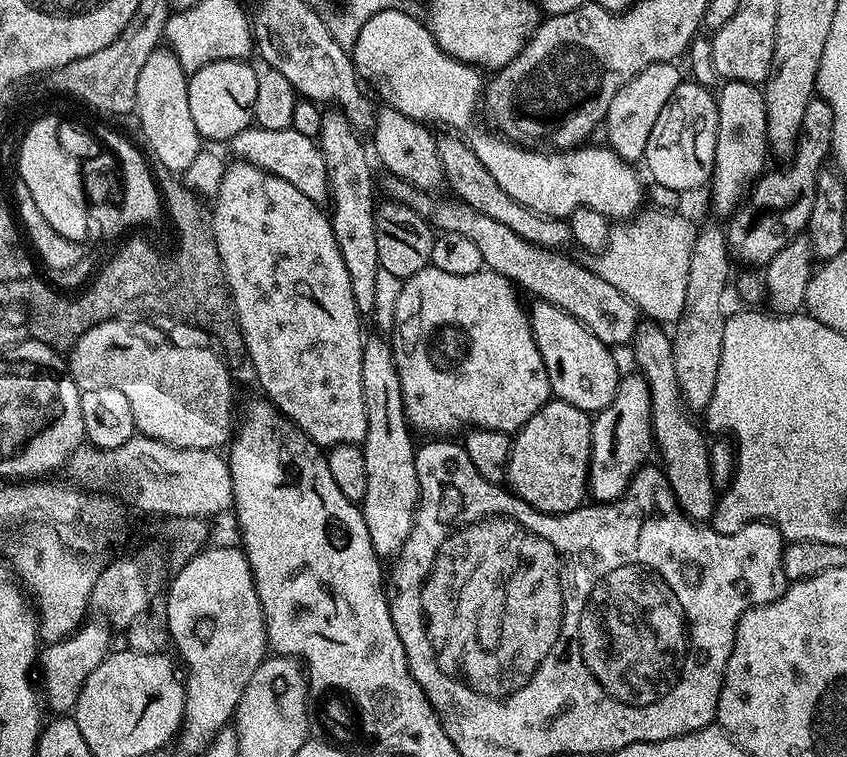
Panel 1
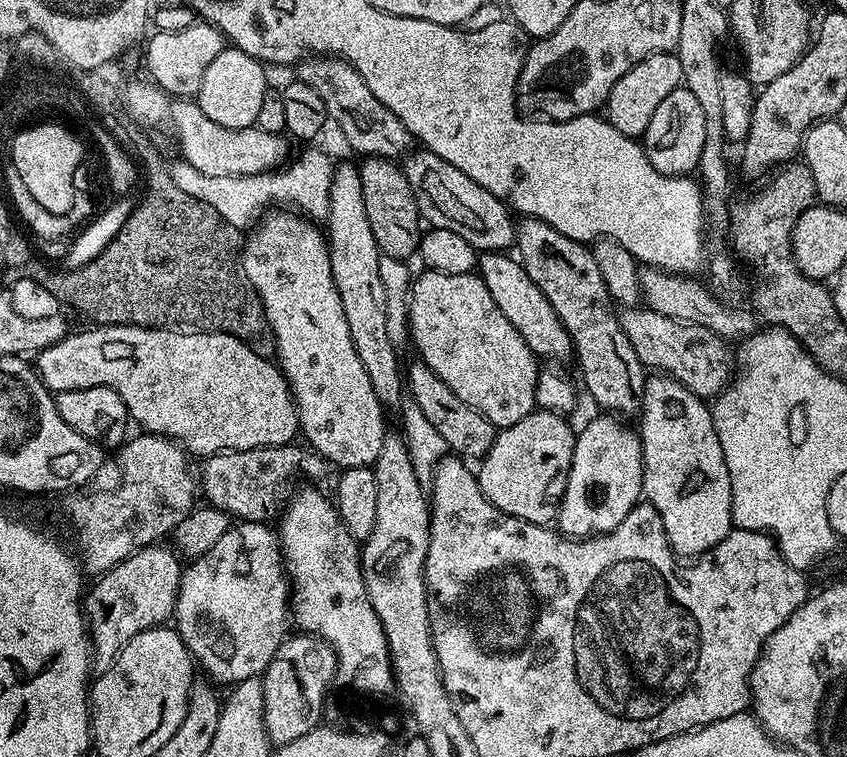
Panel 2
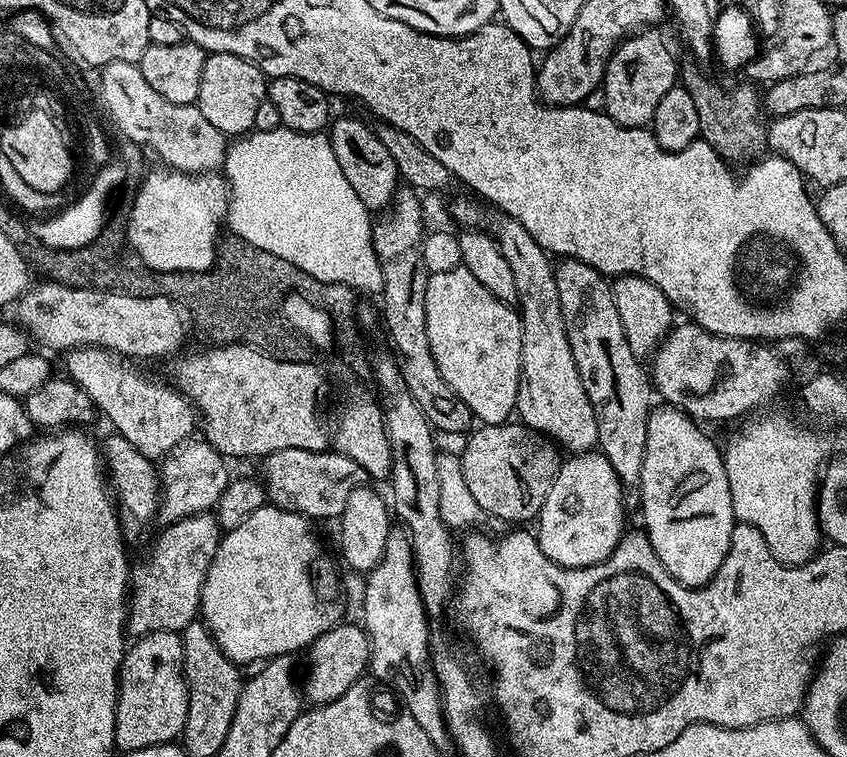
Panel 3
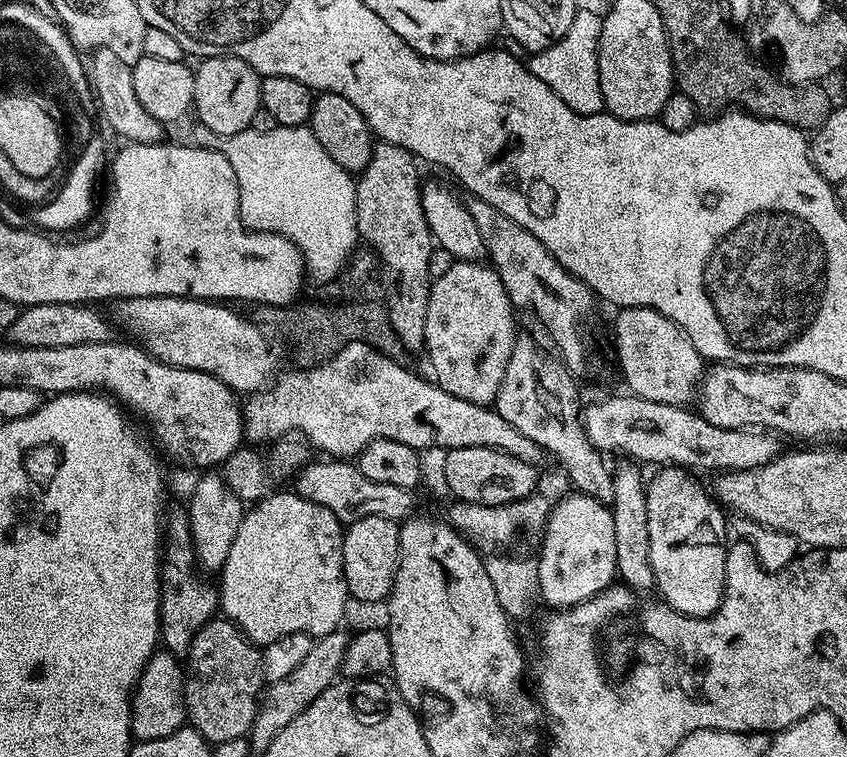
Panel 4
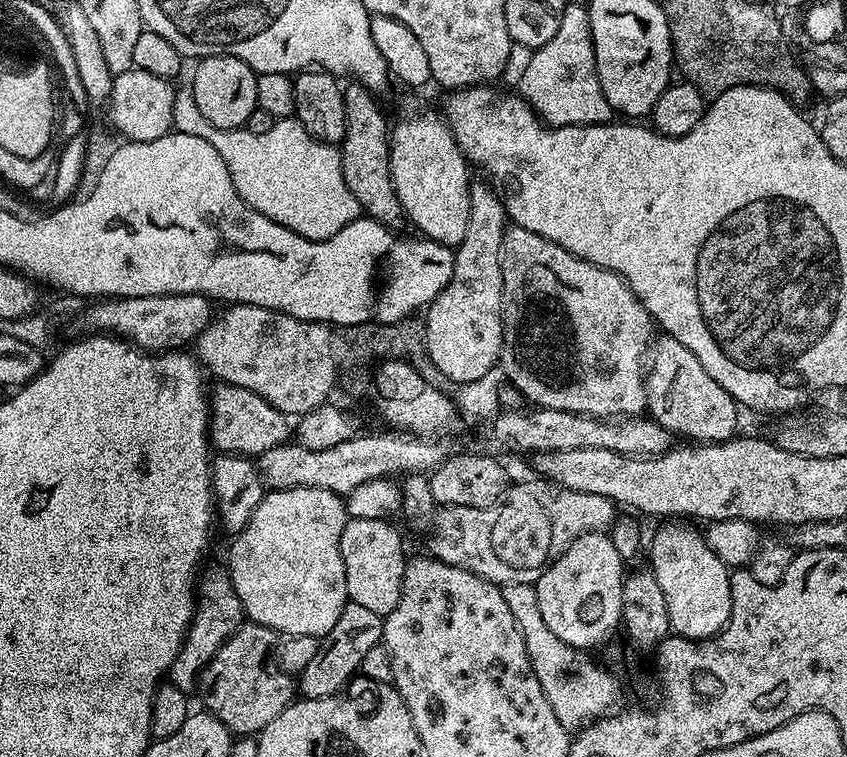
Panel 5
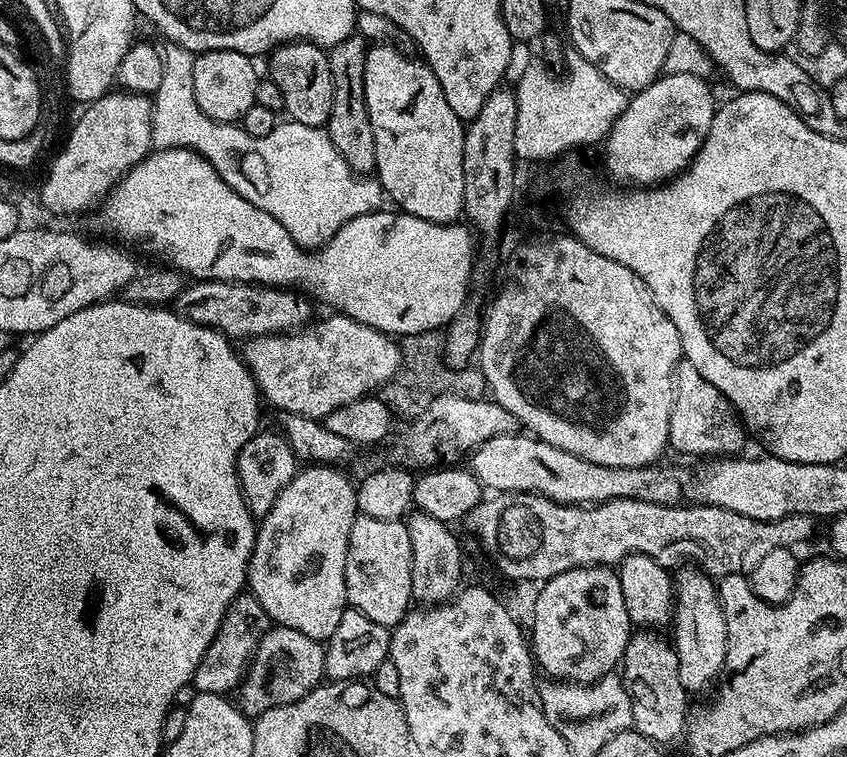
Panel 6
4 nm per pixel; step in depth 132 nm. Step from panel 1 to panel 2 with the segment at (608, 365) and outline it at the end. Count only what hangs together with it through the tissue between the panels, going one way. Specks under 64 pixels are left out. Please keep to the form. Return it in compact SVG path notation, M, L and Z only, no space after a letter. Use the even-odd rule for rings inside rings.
M507 251L502 252L482 252L478 256L478 274L482 282L486 282L486 290L490 290L490 298L494 298L494 303L502 314L506 314L506 319L510 321L510 326L522 334L526 346L537 358L543 358L548 362L564 362L564 359L573 355L572 339L562 326L558 314L550 306L546 294L530 282L530 274L526 274L524 265L520 263L515 255Z

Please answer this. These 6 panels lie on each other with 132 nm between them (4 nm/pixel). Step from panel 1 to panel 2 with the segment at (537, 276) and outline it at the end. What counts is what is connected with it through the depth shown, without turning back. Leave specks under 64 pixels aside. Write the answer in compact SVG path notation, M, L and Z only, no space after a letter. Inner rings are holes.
M628 306L619 313L622 330L630 338L630 346L634 346L634 354L644 363L645 369L656 374L673 376L686 390L690 390L695 396L701 398L715 398L728 387L734 376L734 352L729 341L712 333L703 325L688 324L668 318L664 314L656 313L647 306Z

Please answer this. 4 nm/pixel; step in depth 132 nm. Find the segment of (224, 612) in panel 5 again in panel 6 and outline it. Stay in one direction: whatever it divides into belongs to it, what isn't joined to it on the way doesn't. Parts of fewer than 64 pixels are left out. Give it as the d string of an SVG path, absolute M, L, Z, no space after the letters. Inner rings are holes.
M251 591L241 592L234 598L234 602L230 602L218 634L215 635L202 662L199 663L198 670L195 671L193 689L196 692L220 695L235 693L244 681L244 673L248 670L252 655L256 653L258 642L262 642L262 638L271 627L272 619L268 617L266 610L262 610L262 602L258 602L258 598L254 598Z

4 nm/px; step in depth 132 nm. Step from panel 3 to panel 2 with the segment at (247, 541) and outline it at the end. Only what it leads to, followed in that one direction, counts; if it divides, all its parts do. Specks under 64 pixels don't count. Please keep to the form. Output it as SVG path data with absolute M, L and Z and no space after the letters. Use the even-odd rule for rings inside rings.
M264 522L233 523L210 550L195 557L189 563L192 565L183 569L180 578L174 627L191 652L193 661L199 667L201 664L217 685L235 686L246 678L260 676L290 632L290 577L280 552L280 537L268 526Z

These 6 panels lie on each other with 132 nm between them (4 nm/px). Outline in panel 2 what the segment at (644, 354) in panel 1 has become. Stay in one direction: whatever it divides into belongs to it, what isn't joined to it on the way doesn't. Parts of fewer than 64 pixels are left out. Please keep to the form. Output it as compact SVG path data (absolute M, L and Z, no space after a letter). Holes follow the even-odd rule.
M652 374L644 382L638 431L644 455L643 499L658 510L668 545L677 557L699 558L733 531L730 474L714 430L712 409L673 376Z

